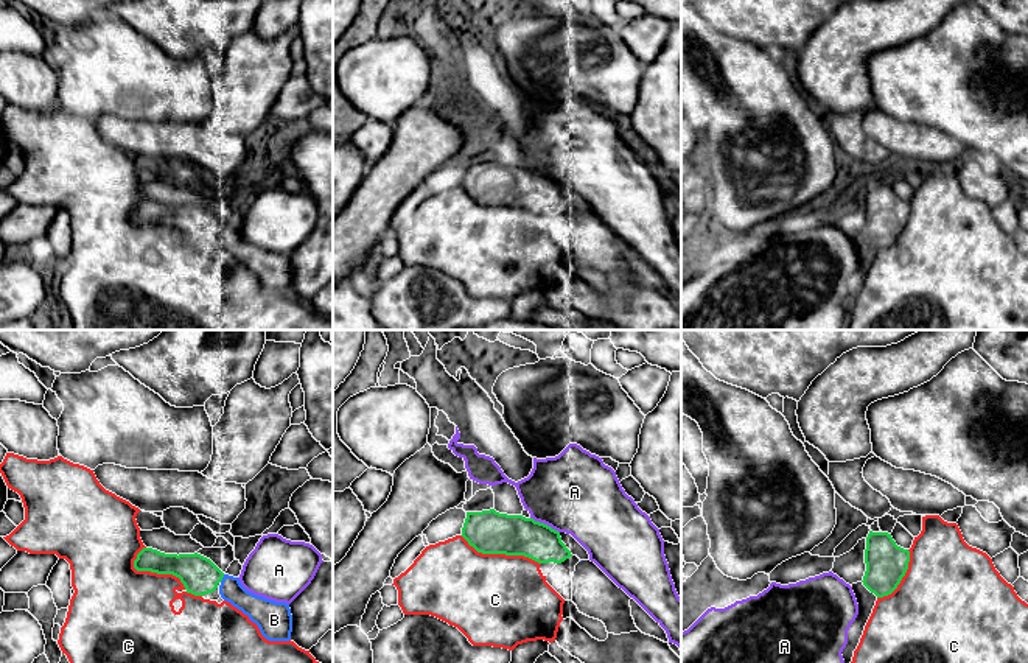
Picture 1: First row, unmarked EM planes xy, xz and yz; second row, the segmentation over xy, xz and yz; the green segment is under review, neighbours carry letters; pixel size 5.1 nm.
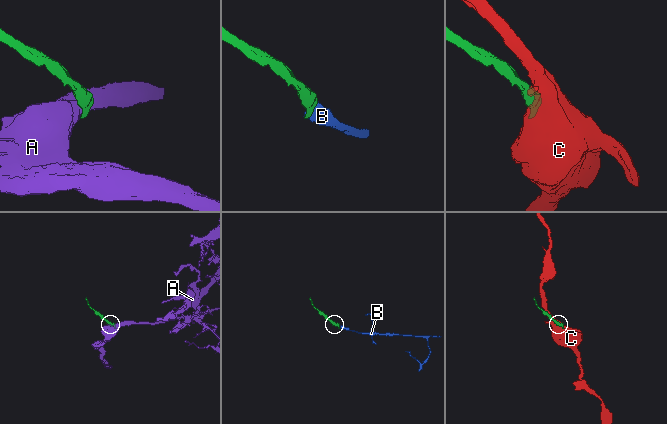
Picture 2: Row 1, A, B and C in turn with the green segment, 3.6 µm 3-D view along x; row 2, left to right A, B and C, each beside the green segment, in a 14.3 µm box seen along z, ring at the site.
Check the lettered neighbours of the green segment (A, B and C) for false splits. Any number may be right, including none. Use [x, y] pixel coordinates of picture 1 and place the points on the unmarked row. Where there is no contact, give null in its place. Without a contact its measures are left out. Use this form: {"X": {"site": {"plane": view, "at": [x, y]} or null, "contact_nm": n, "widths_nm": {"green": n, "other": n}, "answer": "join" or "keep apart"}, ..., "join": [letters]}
{"A": {"site": {"plane": "xz", "at": [543, 175]}, "contact_nm": 170, "widths_nm": {"green": 220, "other": 420}, "answer": "keep apart"}, "B": {"site": {"plane": "xy", "at": [223, 228]}, "contact_nm": 50, "widths_nm": {"green": 190, "other": 140}, "answer": "join"}, "C": {"site": {"plane": "xz", "at": [501, 204]}, "contact_nm": 440, "widths_nm": {"green": 220, "other": 480}, "answer": "keep apart"}, "join": ["B"]}

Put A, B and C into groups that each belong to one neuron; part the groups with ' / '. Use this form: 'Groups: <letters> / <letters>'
Groups: A / B / C

